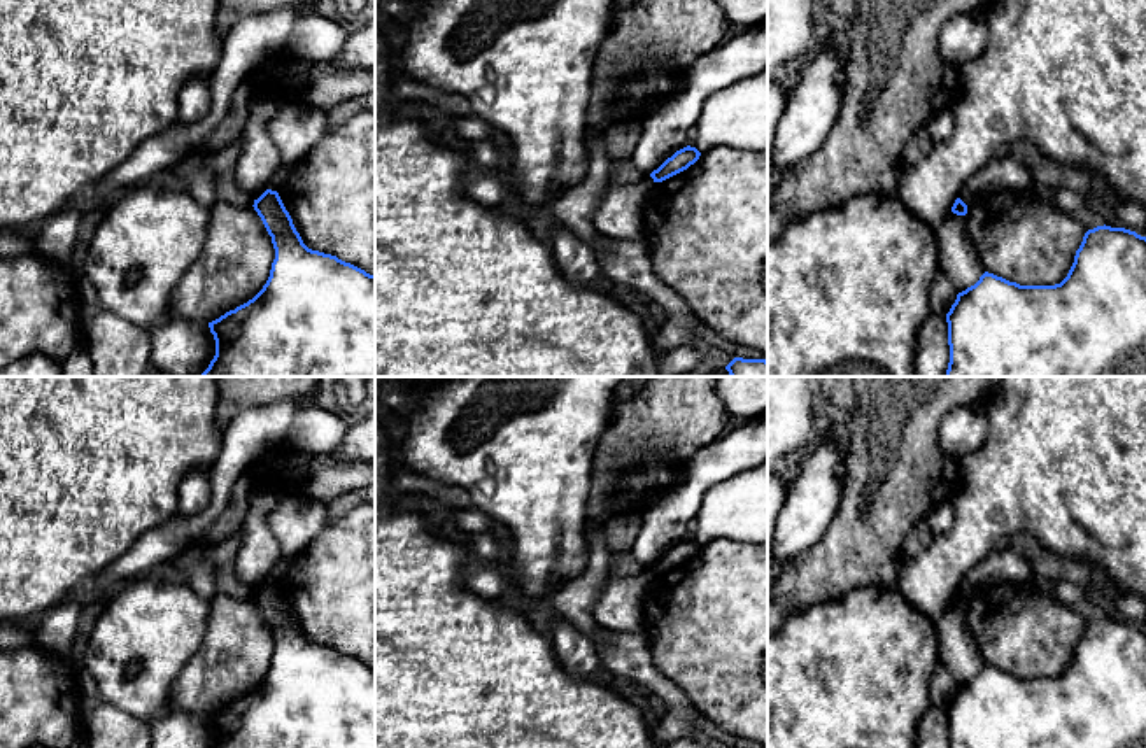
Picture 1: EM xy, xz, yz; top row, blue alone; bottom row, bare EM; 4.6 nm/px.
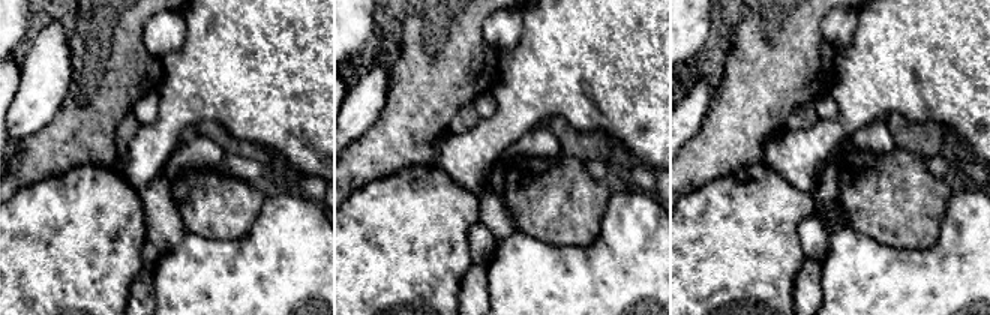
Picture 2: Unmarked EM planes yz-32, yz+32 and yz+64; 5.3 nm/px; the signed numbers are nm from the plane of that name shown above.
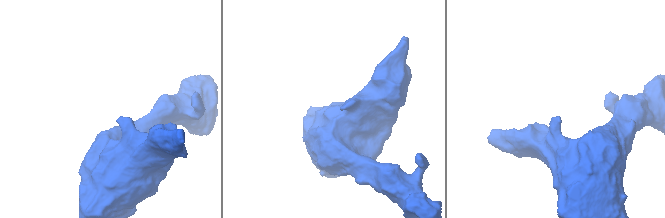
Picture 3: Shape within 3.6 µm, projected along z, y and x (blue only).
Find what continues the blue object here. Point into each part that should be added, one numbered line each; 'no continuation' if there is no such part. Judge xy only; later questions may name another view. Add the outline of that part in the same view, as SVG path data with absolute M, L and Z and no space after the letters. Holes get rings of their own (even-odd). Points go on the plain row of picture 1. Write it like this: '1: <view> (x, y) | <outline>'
no continuation

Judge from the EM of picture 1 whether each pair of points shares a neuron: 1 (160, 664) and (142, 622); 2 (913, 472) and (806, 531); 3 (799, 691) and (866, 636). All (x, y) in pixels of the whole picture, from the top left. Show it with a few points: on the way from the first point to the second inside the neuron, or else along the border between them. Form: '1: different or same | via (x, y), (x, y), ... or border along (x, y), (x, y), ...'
1: same | via (149, 654), (144, 649), (144, 633)
2: different | border along (847, 479), (833, 522), (806, 549)
3: same | via (822, 698), (829, 698), (866, 659)

